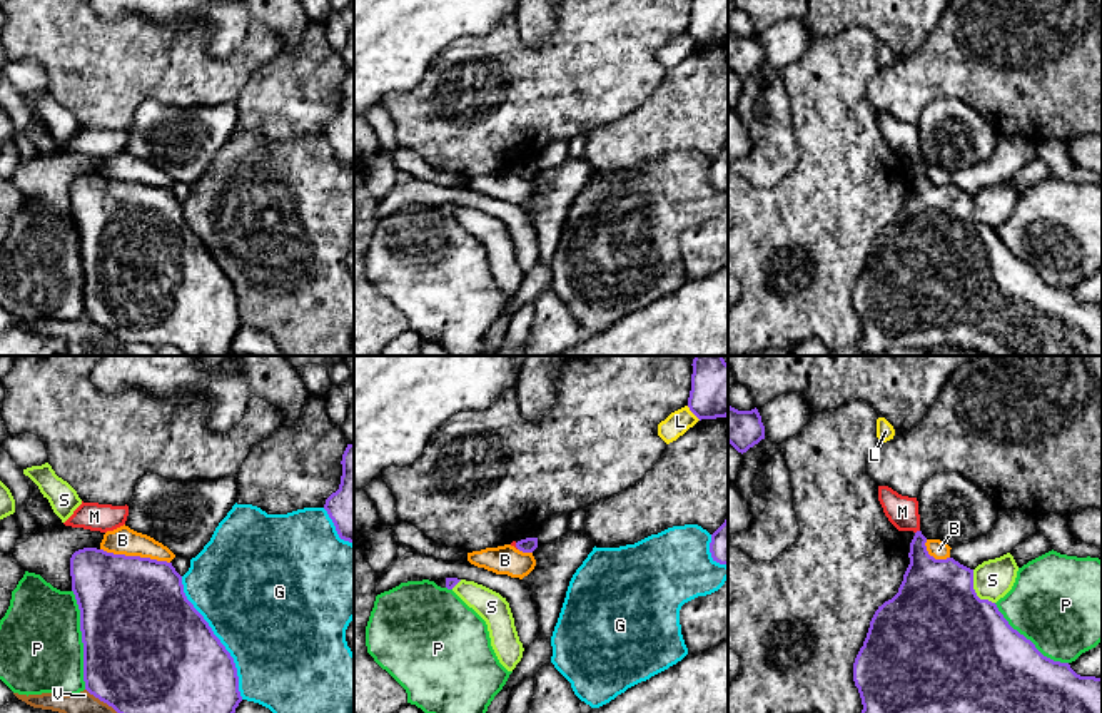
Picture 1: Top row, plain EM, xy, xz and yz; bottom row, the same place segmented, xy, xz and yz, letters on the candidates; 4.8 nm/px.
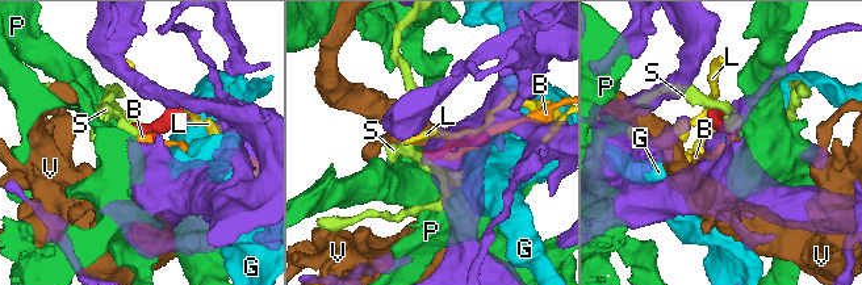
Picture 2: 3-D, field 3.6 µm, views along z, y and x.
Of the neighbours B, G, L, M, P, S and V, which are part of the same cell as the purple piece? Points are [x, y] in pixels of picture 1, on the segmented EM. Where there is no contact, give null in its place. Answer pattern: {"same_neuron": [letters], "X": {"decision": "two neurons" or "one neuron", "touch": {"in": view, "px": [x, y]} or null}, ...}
{"same_neuron": ["M"], "B": {"decision": "two neurons", "touch": {"in": "xy", "px": [136, 556]}}, "G": {"decision": "two neurons", "touch": {"in": "xy", "px": [217, 638]}}, "L": {"decision": "two neurons", "touch": {"in": "xz", "px": [693, 413]}}, "M": {"decision": "one neuron", "touch": {"in": "yz", "px": [917, 531]}}, "P": {"decision": "two neurons", "touch": {"in": "xy", "px": [82, 640]}}, "S": {"decision": "two neurons", "touch": {"in": "yz", "px": [974, 591]}}, "V": {"decision": "two neurons", "touch": {"in": "xy", "px": [102, 700]}}}

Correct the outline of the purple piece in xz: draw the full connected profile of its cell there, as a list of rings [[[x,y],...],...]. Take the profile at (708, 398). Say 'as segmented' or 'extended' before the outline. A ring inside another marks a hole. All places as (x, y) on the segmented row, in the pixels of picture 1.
as segmented; [[[695,356],[690,411],[701,419],[728,416],[728,364],[723,356]]]

